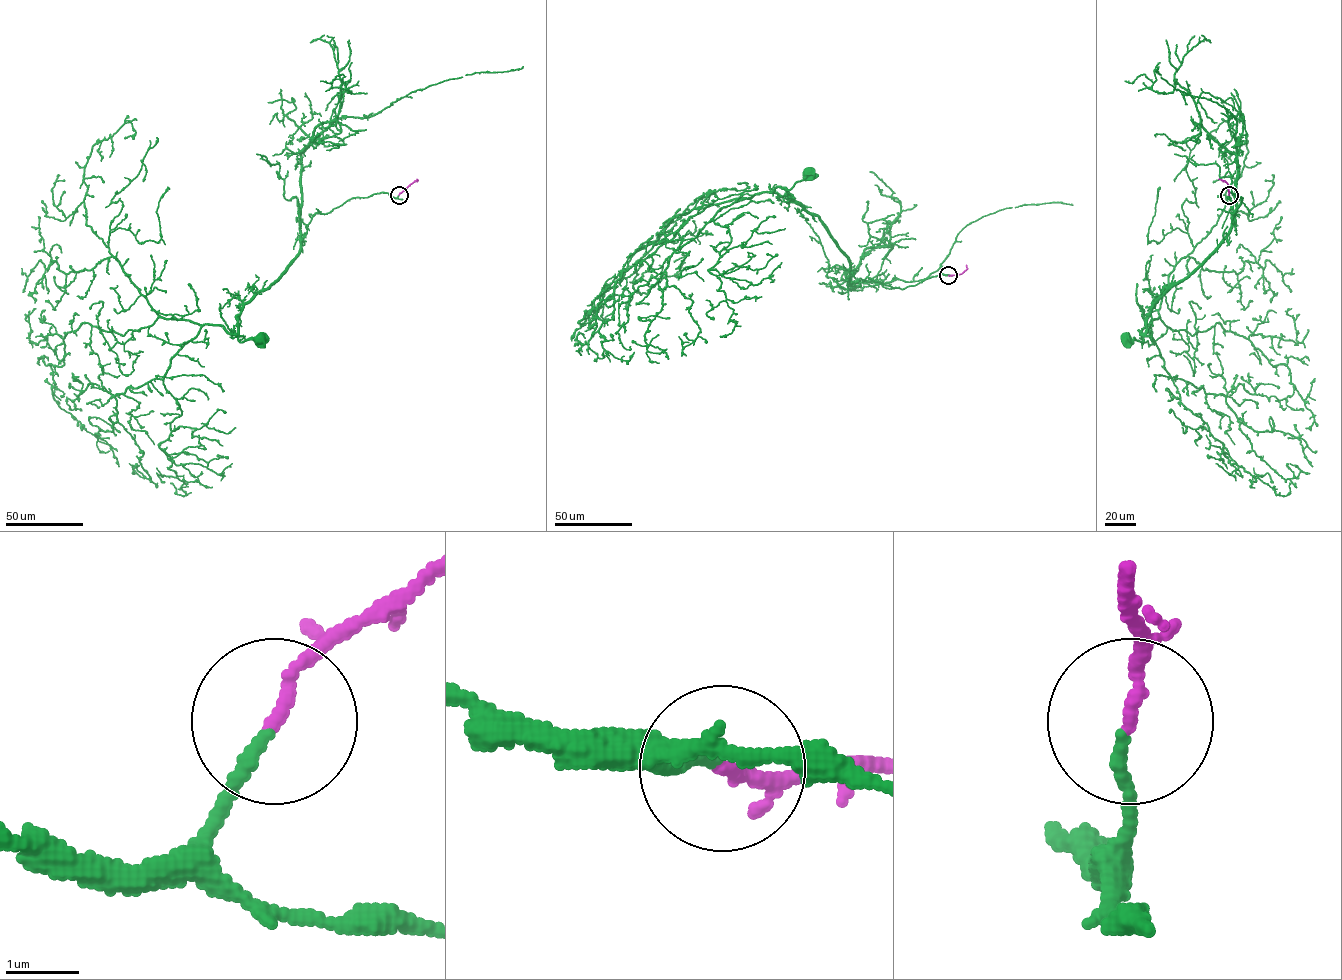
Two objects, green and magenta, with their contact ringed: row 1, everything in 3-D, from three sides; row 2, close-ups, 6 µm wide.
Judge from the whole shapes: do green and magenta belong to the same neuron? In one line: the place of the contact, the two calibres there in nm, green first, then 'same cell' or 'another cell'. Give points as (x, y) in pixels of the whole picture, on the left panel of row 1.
place (399, 195); calibres 160 and 170 nm; same cell

